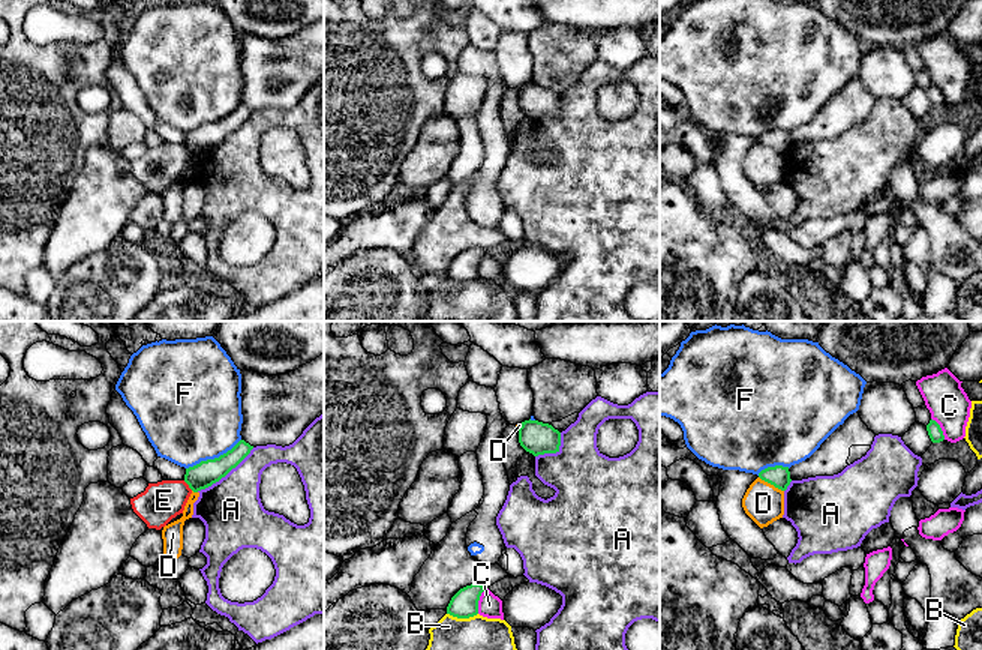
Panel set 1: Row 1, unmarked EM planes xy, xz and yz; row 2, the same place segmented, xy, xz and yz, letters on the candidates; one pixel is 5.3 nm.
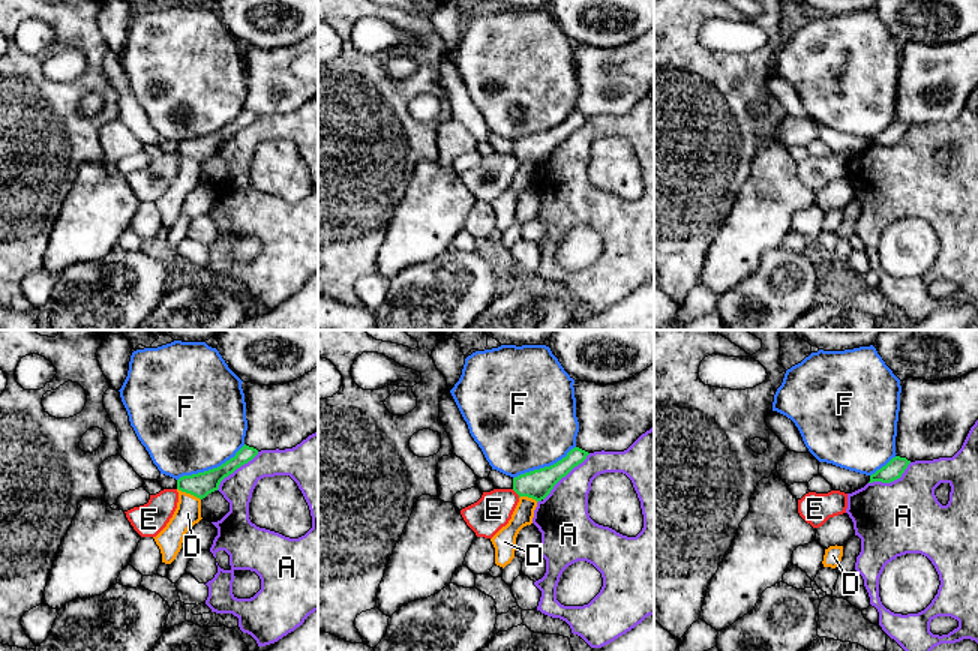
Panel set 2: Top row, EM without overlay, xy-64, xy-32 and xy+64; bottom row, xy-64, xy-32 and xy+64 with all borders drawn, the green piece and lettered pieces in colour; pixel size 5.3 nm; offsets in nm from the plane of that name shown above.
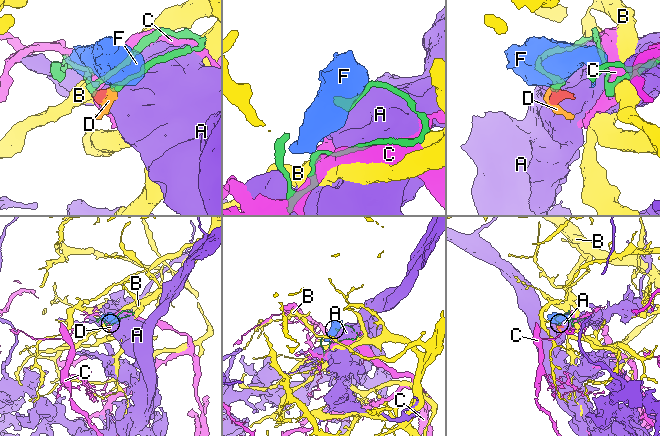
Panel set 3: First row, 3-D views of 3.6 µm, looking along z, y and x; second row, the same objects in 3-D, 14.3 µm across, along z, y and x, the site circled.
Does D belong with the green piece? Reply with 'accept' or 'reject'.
reject

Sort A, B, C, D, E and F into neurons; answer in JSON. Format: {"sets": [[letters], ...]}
{"sets": [["A"], ["B"], ["C"], ["D"], ["E"], ["F"]]}

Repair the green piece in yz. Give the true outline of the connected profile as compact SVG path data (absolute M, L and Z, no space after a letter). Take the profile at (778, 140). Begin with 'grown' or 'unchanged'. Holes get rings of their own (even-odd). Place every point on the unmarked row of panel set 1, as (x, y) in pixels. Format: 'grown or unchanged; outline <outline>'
unchanged; outline M783 129L768 131L759 137L759 141L781 155L786 155L792 146L789 131Z

